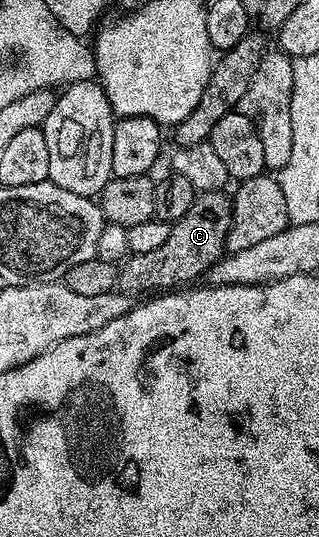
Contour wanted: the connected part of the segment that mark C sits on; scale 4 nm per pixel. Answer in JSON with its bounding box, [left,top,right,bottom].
[119,190,232,296]

